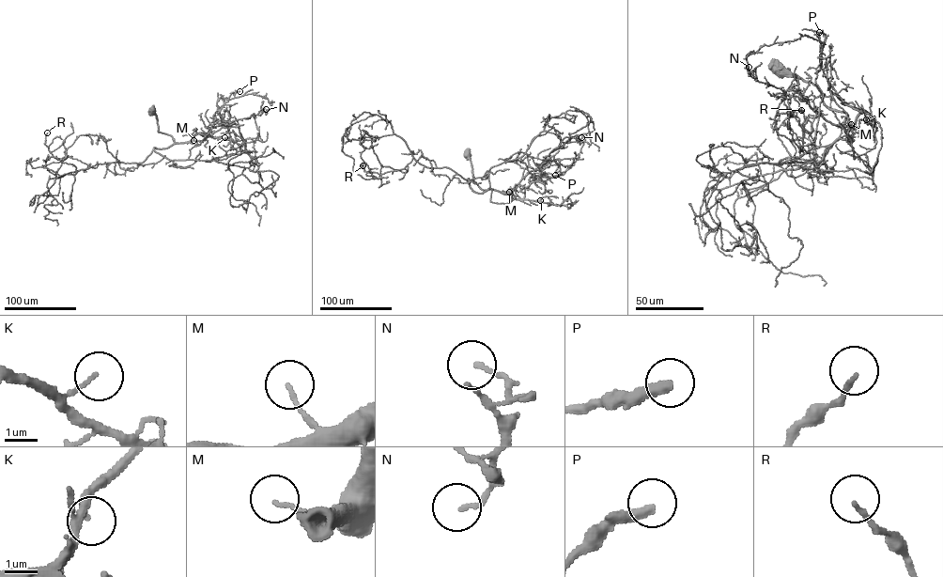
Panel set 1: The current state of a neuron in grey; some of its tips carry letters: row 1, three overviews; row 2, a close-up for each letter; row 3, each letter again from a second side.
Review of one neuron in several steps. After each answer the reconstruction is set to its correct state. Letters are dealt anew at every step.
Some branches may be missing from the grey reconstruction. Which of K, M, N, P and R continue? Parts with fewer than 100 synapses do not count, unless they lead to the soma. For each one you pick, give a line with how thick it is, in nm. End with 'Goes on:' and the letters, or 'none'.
Goes on: none

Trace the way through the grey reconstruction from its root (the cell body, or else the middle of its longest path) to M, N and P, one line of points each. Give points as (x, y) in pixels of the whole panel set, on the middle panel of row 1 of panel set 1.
M: (467, 154), (473, 180), (480, 188), (509, 192)
N: (467, 154), (473, 180), (480, 188), (508, 194), (529, 173), (539, 169), (550, 152), (565, 142), (581, 137)
P: (467, 154), (473, 180), (480, 188), (514, 198), (523, 197), (530, 178), (555, 175)

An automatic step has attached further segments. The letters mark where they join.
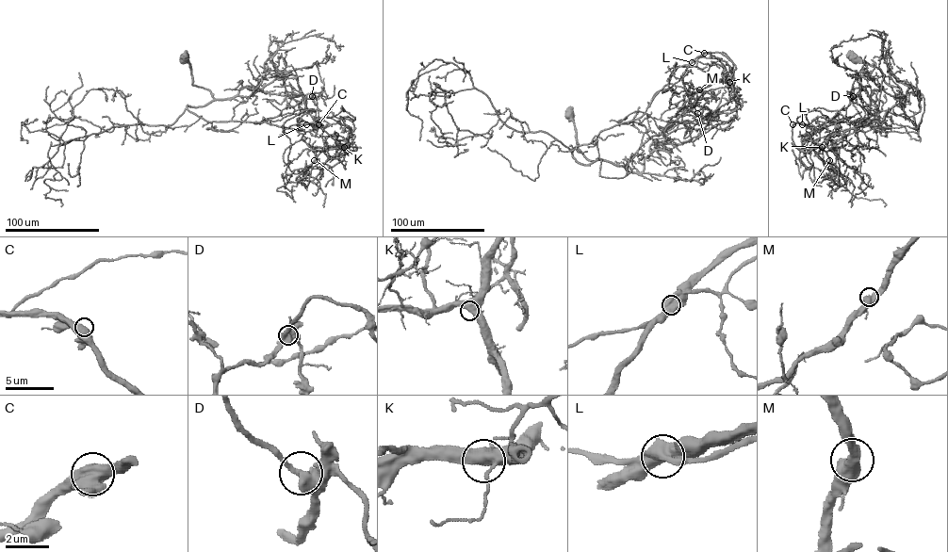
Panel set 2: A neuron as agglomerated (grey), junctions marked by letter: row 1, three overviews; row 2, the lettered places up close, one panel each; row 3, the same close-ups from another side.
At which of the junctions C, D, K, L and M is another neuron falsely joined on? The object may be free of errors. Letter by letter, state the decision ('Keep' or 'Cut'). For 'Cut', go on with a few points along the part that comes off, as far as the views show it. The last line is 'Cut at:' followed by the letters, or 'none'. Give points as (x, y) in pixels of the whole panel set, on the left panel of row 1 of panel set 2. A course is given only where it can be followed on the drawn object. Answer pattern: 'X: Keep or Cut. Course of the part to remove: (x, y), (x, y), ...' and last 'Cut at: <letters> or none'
C: Keep
D: Keep
K: Keep
L: Cut. Course of the part to remove: (306, 124), (317, 122), (344, 150), (351, 135), (351, 128), (345, 144), (313, 149), (309, 156)
M: Keep
Cut at: L

